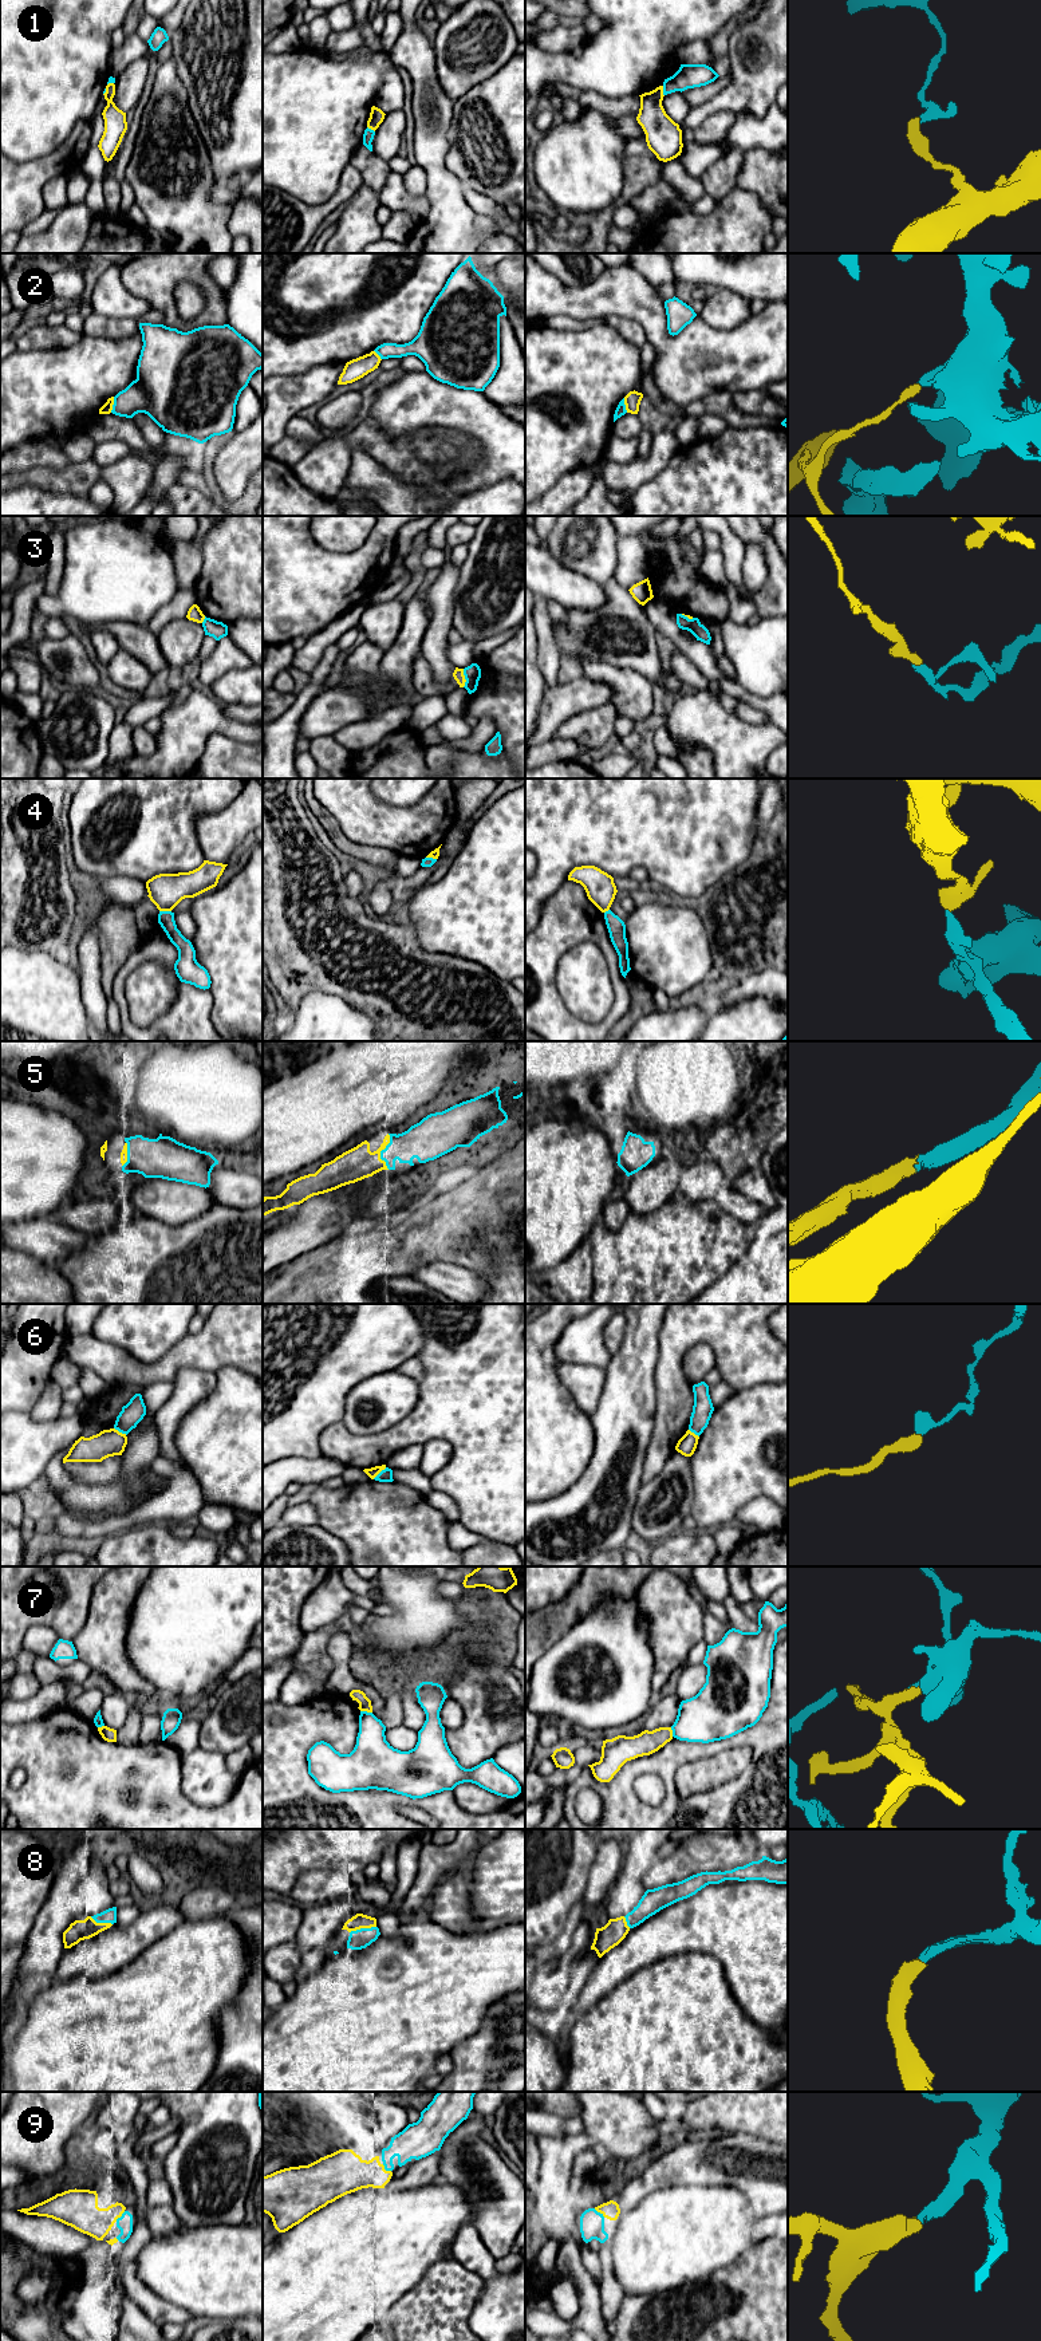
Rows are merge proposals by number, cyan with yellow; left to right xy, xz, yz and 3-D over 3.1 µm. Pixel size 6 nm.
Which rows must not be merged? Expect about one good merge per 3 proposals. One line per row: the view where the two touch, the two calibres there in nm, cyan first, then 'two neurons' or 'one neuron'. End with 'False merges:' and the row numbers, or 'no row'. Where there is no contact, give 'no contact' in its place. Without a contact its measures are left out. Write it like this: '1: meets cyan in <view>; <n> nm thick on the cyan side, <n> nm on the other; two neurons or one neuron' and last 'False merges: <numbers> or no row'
1: meets cyan in yz; 140 nm thick on the cyan side, 200 nm on the other; two neurons
2: meets cyan in xy; 260 nm thick on the cyan side, 60 nm on the other; two neurons
3: meets cyan in xz; 100 nm thick on the cyan side, 70 nm on the other; two neurons
4: meets cyan in xy; 100 nm thick on the cyan side, 200 nm on the other; two neurons
5: meets cyan in xz; 220 nm thick on the cyan side, 190 nm on the other; one neuron
6: meets cyan in xz; 80 nm thick on the cyan side, 60 nm on the other; two neurons
7: meets cyan in xz; 220 nm thick on the cyan side, 80 nm on the other; two neurons
8: meets cyan in xz; 120 nm thick on the cyan side, 90 nm on the other; one neuron
9: meets cyan in xy; 100 nm thick on the cyan side, 220 nm on the other; one neuron
False merges: 1, 2, 3, 4, 6, 7

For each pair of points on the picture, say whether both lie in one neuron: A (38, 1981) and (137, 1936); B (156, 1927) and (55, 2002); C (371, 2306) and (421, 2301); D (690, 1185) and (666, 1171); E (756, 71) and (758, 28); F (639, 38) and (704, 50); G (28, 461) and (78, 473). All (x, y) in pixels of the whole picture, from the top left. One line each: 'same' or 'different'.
A: different
B: different
C: different
D: different
E: same
F: different
G: different

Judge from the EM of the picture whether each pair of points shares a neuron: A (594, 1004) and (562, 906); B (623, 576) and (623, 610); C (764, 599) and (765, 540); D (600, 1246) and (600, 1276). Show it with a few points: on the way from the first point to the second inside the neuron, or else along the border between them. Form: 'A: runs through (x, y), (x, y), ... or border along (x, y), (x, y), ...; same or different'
A: border along (604, 956), (595, 944), (580, 942), (555, 970); different
B: border along (614, 576), (627, 590); different
C: runs through (773, 584), (773, 555); same
D: runs through (600, 1253), (600, 1269); same

